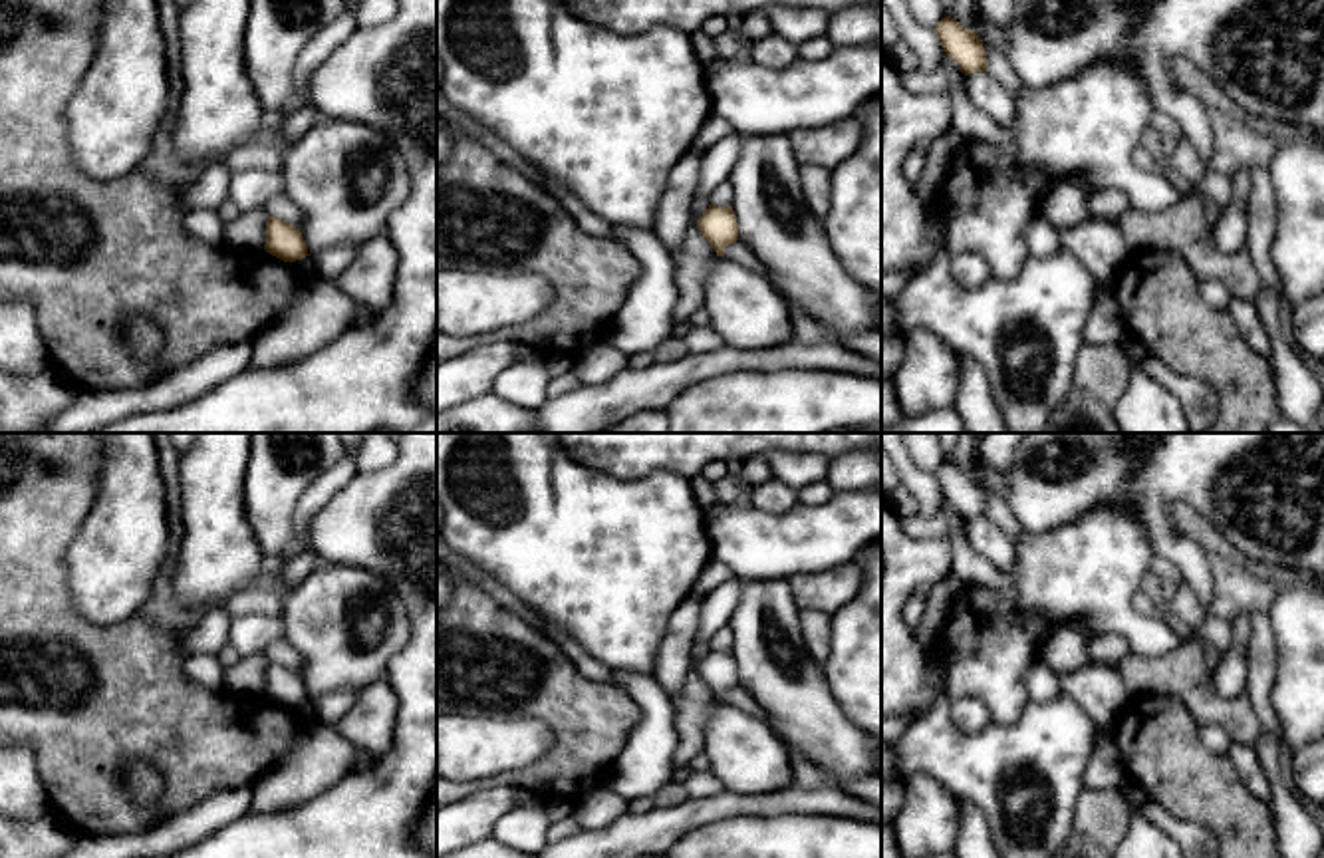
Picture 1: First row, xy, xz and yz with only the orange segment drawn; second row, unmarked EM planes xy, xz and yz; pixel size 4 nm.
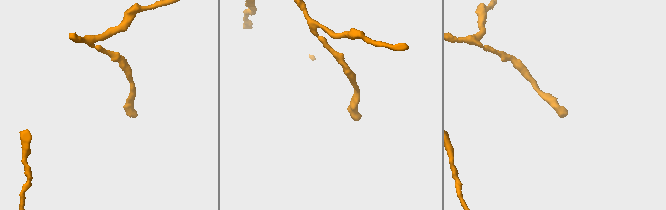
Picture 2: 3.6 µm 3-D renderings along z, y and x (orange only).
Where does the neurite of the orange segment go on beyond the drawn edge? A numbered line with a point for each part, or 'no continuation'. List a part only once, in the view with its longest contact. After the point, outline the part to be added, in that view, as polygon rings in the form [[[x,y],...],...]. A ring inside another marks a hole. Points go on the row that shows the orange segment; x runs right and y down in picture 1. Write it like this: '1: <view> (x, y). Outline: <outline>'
no continuation

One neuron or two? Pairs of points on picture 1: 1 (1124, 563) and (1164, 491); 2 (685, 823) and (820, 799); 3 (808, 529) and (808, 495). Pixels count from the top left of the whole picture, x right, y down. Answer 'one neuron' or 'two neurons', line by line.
1: two neurons
2: one neuron
3: two neurons

